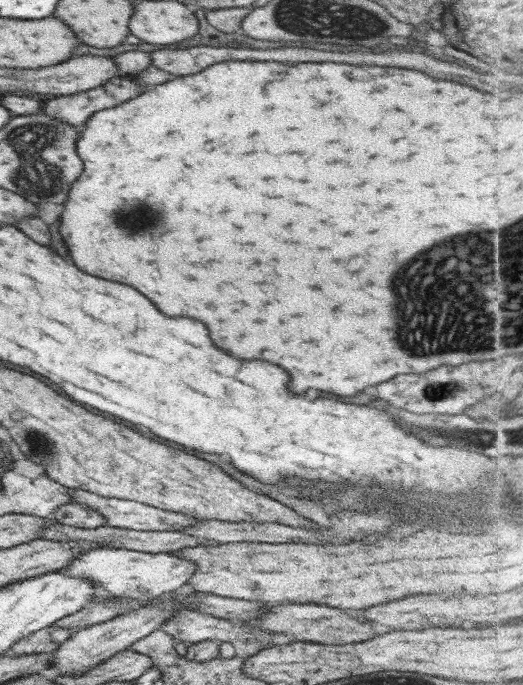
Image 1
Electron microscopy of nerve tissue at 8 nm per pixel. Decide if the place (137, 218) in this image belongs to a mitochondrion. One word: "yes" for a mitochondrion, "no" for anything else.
yes

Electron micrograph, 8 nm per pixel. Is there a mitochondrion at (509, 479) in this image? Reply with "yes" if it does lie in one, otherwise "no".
no

